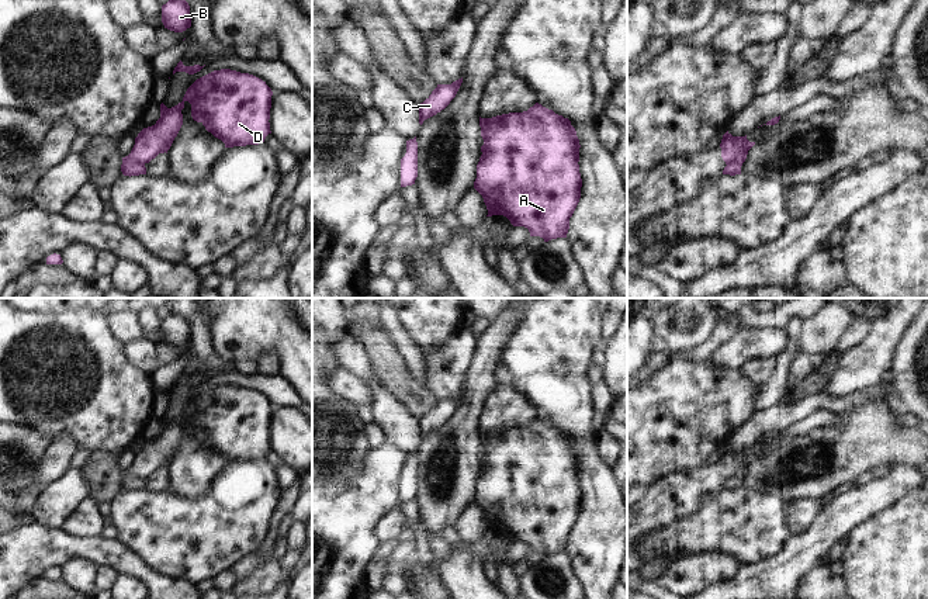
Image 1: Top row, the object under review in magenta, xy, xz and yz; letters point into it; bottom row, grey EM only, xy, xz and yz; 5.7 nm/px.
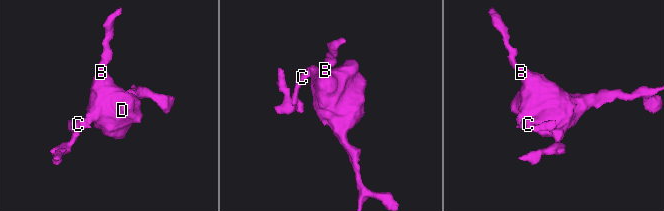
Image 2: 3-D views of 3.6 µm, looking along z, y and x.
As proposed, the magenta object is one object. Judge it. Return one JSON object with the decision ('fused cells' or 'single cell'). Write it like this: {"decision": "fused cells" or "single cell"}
{"decision": "fused cells"}

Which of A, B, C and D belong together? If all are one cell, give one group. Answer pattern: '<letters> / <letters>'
A B D / C

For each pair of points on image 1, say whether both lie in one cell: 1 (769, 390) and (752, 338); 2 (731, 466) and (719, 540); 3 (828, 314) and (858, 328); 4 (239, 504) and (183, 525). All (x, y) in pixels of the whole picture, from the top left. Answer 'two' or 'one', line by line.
1: two
2: two
3: two
4: one

